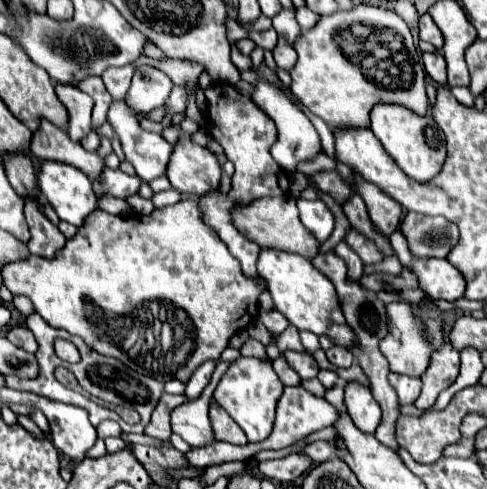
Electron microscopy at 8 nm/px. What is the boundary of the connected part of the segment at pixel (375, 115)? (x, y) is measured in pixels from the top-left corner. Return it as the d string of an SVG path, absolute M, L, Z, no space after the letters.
M374 105L370 113L370 129L408 177L426 183L440 173L446 159L446 141L442 129L430 115L420 117L400 105Z

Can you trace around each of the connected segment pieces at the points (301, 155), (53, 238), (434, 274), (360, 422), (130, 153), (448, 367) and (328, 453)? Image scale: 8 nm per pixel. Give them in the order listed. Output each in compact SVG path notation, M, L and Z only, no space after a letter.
M259 81L255 87L255 91L252 94L251 99L264 113L268 113L274 123L276 123L276 129L278 129L278 139L276 143L272 145L272 157L276 159L276 163L282 167L282 169L294 169L296 163L304 161L304 159L312 159L316 153L322 151L320 147L320 137L314 129L314 125L310 123L310 119L300 111L296 109L288 97L276 85L268 83L268 81Z
M34 197L24 199L24 217L28 221L30 235L32 235L28 241L28 249L30 253L40 257L52 257L66 243L66 237L60 233L56 225L52 225L44 217L38 205L40 203Z
M396 229L390 237L390 245L396 251L396 257L402 265L410 265L410 269L418 275L420 289L424 289L432 299L456 301L466 291L466 279L462 273L450 265L446 259L418 259L412 257L406 249L406 239Z
M356 381L344 383L344 405L358 429L362 429L366 433L374 433L374 429L380 423L382 409L374 401L374 397L366 385L356 383Z
M116 99L112 101L110 111L108 111L108 123L112 125L114 133L118 135L126 159L134 165L136 175L138 175L142 181L150 183L152 179L160 177L160 175L166 171L172 145L170 145L160 133L152 133L152 131L142 129L142 127L140 127L140 117L138 117L138 113L136 113L124 99L122 99L122 101L116 101Z
M444 343L438 353L434 353L430 367L420 377L422 379L422 393L416 401L420 409L430 409L438 397L438 393L454 383L460 369L460 353L450 345Z
M314 441L304 449L304 453L310 455L314 463L322 463L336 455L336 445L332 441Z

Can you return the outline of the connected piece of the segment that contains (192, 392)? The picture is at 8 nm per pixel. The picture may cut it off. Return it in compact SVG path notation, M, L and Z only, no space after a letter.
M206 361L206 363L202 363L202 365L192 373L192 377L190 377L188 385L186 385L186 395L188 395L190 399L198 397L198 395L202 393L202 389L210 383L210 377L212 377L212 373L214 373L214 367L216 367L216 361Z

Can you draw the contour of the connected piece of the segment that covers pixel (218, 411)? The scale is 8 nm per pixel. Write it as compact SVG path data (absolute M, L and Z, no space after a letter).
M214 401L210 403L210 421L212 421L212 427L214 427L214 433L216 433L218 441L228 441L228 443L236 443L236 445L246 445L248 443L242 429Z

